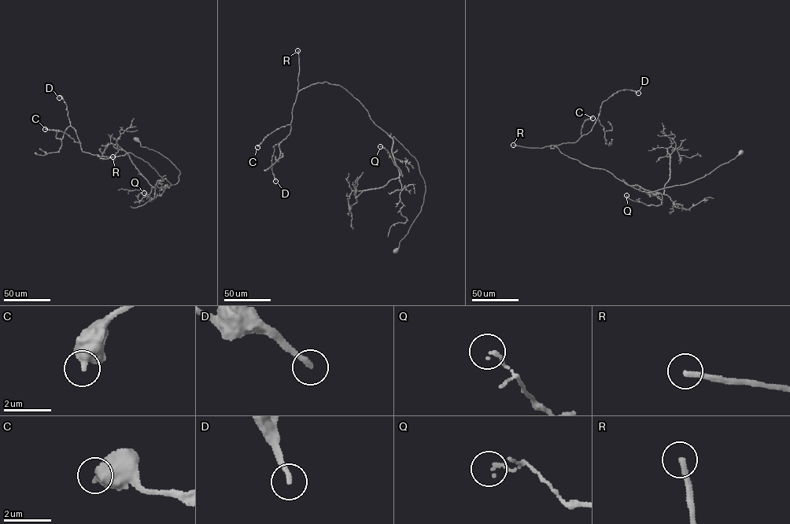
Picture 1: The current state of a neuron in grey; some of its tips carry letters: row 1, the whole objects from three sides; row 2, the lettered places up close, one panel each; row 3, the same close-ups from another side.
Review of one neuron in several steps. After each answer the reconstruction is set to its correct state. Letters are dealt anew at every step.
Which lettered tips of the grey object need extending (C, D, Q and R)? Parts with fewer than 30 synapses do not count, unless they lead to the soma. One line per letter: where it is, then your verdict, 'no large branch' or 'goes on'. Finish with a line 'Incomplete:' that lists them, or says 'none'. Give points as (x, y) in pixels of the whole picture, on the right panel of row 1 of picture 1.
C: (592, 118) | no large branch
D: (638, 93) | no large branch
Q: (626, 195) | no large branch
R: (513, 145) | goes on
Incomplete: R

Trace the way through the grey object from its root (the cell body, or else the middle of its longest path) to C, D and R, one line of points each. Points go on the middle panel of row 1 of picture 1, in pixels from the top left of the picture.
C: (395, 250), (421, 211), (425, 182), (415, 158), (345, 89), (326, 82), (300, 90), (290, 124), (257, 147)
D: (395, 250), (421, 211), (424, 180), (414, 157), (341, 86), (297, 93), (289, 134), (274, 147), (275, 181)
R: (395, 250), (423, 202), (418, 161), (342, 86), (324, 82), (298, 90), (297, 50)

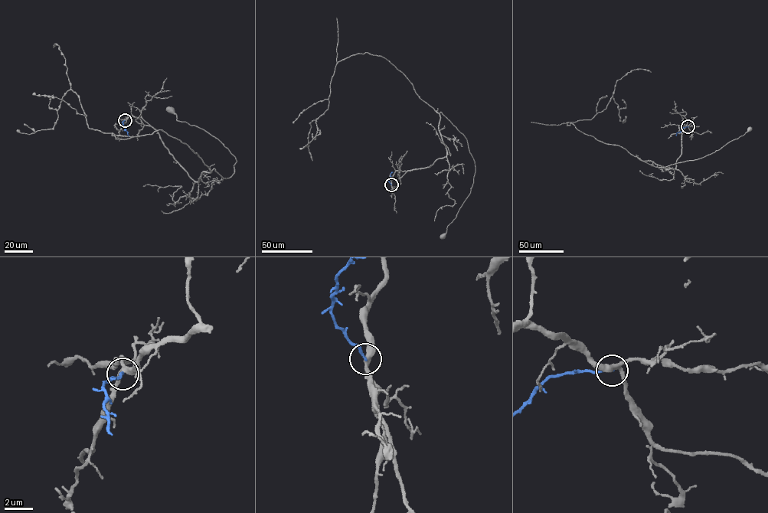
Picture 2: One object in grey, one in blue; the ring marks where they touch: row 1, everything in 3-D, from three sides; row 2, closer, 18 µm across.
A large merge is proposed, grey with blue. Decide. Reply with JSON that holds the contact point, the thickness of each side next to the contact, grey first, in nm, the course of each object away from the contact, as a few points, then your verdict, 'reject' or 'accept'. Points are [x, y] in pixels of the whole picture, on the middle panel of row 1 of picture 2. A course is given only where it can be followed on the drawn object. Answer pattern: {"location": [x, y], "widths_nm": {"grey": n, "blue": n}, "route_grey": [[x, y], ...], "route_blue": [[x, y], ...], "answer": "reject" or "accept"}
{"location": [391, 184], "widths_nm": {"grey": 320, "blue": 180}, "route_grey": [[391, 184], [396, 171], [426, 168], [446, 156], [441, 112], [466, 140], [475, 168], [470, 194], [442, 236]], "route_blue": [[391, 184], [389, 180], [393, 172]], "answer": "reject"}

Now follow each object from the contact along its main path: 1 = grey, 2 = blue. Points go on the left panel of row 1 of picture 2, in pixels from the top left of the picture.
1: (125, 120), (151, 125), (194, 181), (214, 168), (230, 178), (235, 158), (202, 129), (178, 121), (170, 108)
2: (125, 120), (122, 123), (129, 135)

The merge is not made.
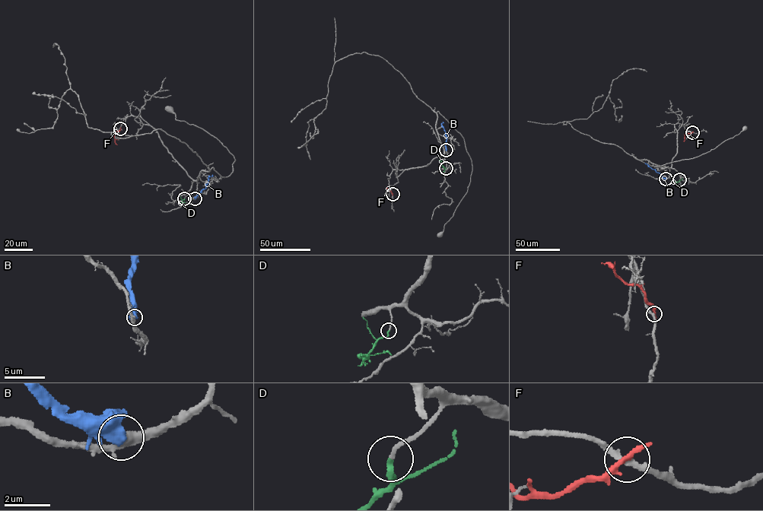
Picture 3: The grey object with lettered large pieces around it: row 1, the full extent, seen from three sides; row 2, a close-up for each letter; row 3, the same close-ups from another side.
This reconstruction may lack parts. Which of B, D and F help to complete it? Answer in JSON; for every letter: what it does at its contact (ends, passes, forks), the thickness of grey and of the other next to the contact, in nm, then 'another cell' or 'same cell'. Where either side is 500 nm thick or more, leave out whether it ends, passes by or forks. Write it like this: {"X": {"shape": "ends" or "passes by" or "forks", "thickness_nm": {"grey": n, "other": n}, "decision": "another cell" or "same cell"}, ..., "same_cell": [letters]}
{"B": {"thickness_nm": {"grey": 360, "other": 550}, "decision": "another cell"}, "D": {"shape": "ends", "thickness_nm": {"grey": 140, "other": 190}, "decision": "same cell"}, "F": {"shape": "ends", "thickness_nm": {"grey": 240, "other": 300}, "decision": "another cell"}, "same_cell": ["D"]}

